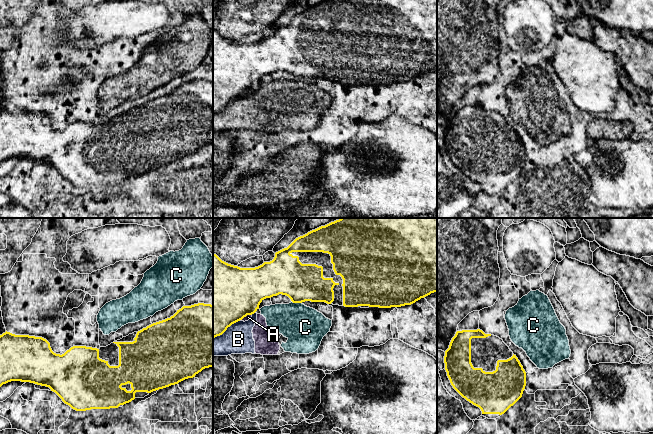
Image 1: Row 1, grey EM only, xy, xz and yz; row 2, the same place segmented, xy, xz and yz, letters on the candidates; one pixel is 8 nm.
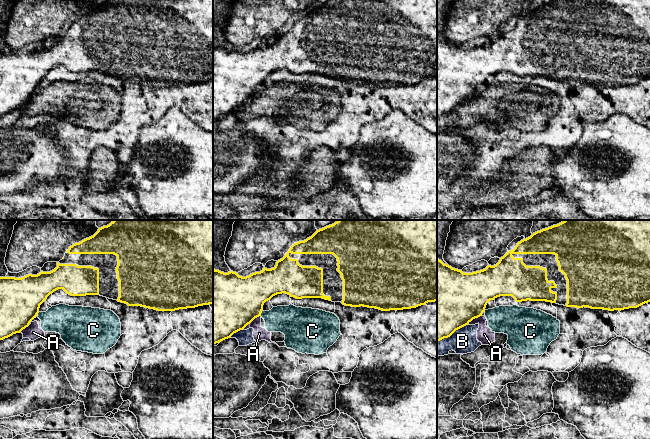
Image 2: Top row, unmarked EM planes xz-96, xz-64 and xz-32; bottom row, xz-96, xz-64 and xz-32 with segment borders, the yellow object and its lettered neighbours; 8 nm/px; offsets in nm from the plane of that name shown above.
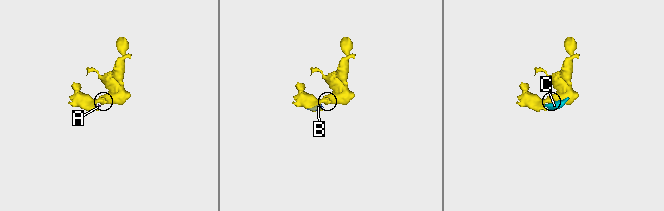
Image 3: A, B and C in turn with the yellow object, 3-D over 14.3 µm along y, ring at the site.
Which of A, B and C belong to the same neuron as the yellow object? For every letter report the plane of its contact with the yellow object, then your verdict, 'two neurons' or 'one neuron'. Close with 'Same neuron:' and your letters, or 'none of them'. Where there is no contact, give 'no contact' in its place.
A: xz | two neurons
B: xz | two neurons
C: xz | two neurons
Same neuron: none of them

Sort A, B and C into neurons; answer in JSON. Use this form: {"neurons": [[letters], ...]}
{"neurons": [["A", "B", "C"]]}

